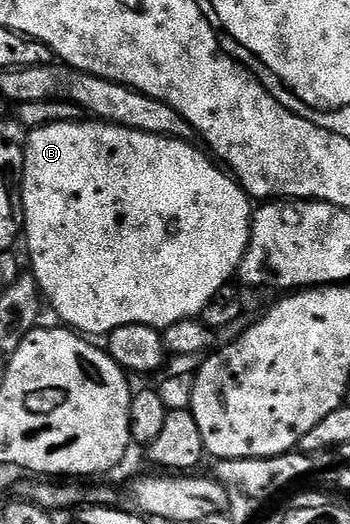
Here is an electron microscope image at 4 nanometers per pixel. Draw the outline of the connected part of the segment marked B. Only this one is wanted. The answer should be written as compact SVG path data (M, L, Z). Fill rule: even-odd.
M102 121L54 123L28 130L26 135L21 176L21 231L25 243L27 239L27 251L31 254L30 274L34 276L42 298L48 304L51 302L52 309L59 314L60 324L87 337L106 337L121 325L145 325L162 329L182 319L202 316L209 297L213 297L217 289L228 286L236 278L250 244L253 203L238 182L222 166L212 162L202 150L199 152L194 142L171 139L167 135L141 133Z

